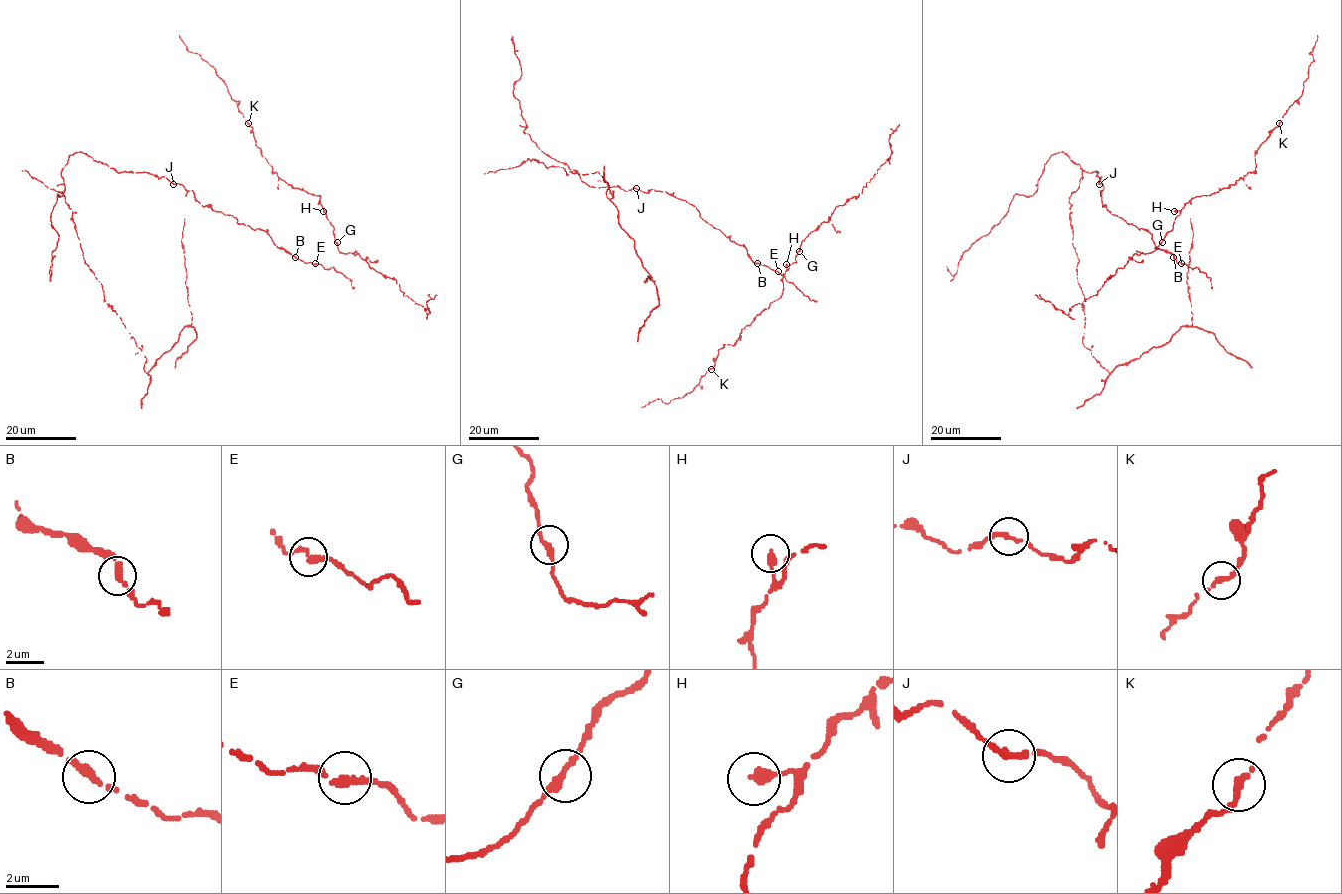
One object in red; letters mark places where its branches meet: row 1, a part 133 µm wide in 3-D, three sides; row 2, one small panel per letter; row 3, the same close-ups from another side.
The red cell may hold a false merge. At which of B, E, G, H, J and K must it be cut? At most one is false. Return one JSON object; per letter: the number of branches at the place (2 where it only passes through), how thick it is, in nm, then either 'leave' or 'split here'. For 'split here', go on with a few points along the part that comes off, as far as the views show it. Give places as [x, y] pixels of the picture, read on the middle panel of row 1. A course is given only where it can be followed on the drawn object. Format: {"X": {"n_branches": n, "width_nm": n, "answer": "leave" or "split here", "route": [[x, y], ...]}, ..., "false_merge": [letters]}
{"B": {"n_branches": 2, "width_nm": 280, "answer": "leave"}, "E": {"n_branches": 2, "width_nm": 240, "answer": "leave"}, "G": {"n_branches": 2, "width_nm": 300, "answer": "leave"}, "H": {"n_branches": 1, "width_nm": 360, "answer": "leave"}, "J": {"n_branches": 2, "width_nm": 240, "answer": "leave"}, "K": {"n_branches": 1, "width_nm": 360, "answer": "leave"}, "false_merge": []}

